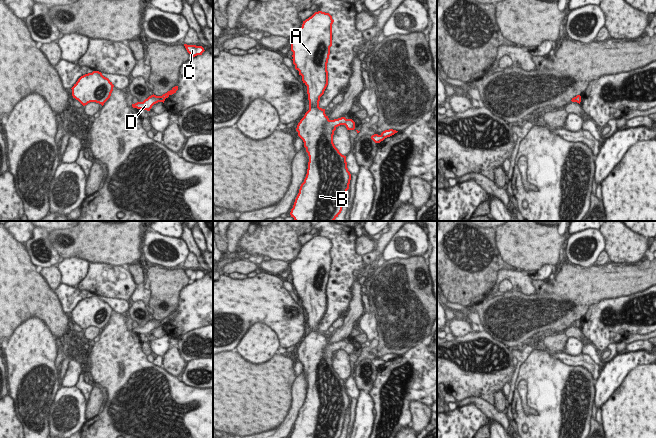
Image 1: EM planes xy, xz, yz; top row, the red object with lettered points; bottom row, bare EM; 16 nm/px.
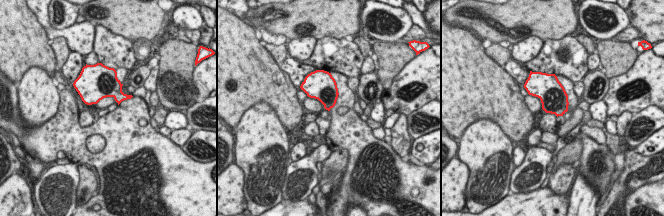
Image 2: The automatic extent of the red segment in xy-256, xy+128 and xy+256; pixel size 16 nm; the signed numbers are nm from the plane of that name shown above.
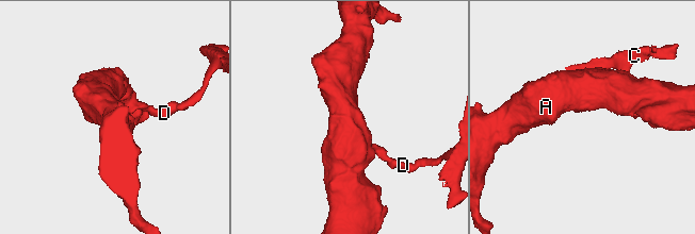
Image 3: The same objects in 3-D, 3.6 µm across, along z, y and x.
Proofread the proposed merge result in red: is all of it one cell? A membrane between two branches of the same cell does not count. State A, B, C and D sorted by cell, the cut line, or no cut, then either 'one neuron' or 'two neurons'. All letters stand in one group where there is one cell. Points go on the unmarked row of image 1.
A B D / C | xy (160, 320), (158, 325) | two neurons

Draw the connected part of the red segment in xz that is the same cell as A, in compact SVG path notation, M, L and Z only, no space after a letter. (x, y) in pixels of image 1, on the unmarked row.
M315 236L303 245L300 255L290 264L293 288L307 310L309 324L309 334L296 352L309 380L308 393L290 438L340 438L349 413L351 398L347 392L346 380L335 371L333 359L340 349L345 349L347 354L354 354L355 346L345 341L330 344L325 333L319 331L320 321L328 309L327 287L332 270L333 246L329 237Z

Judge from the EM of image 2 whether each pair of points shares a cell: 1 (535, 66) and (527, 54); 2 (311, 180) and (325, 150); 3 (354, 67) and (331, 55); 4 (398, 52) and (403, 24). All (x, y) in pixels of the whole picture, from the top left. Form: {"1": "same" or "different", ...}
{"1": "different", "2": "same", "3": "same", "4": "different"}

